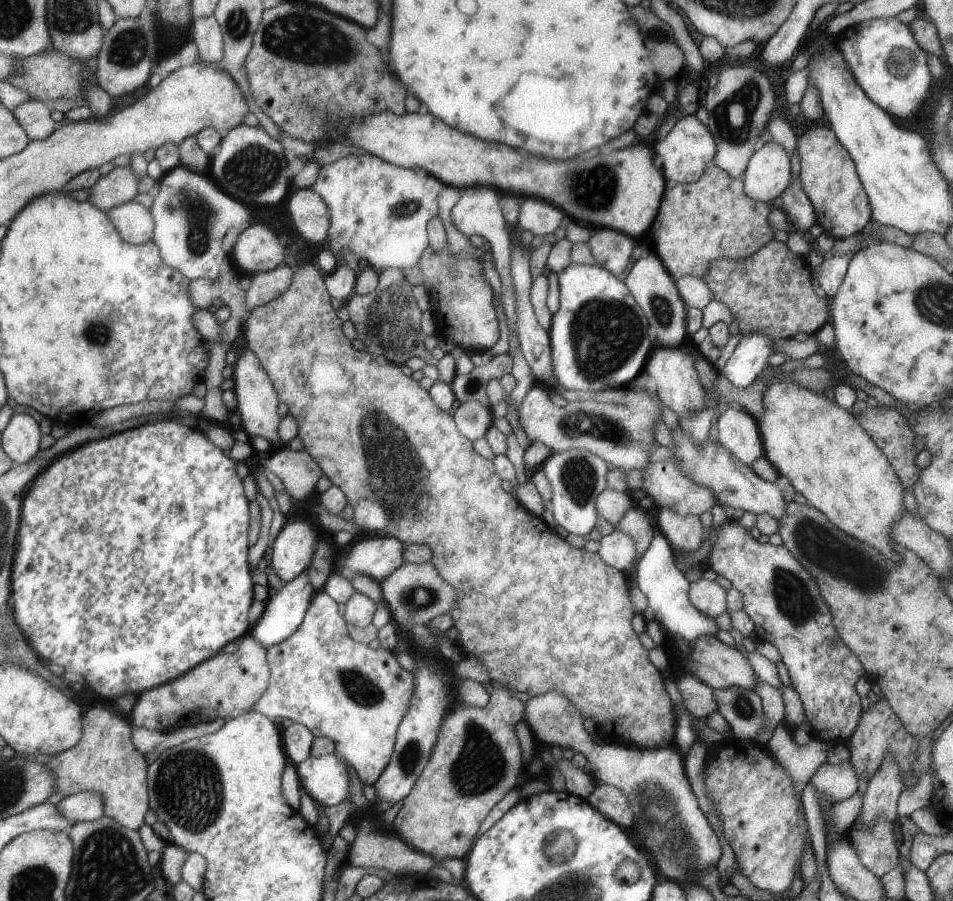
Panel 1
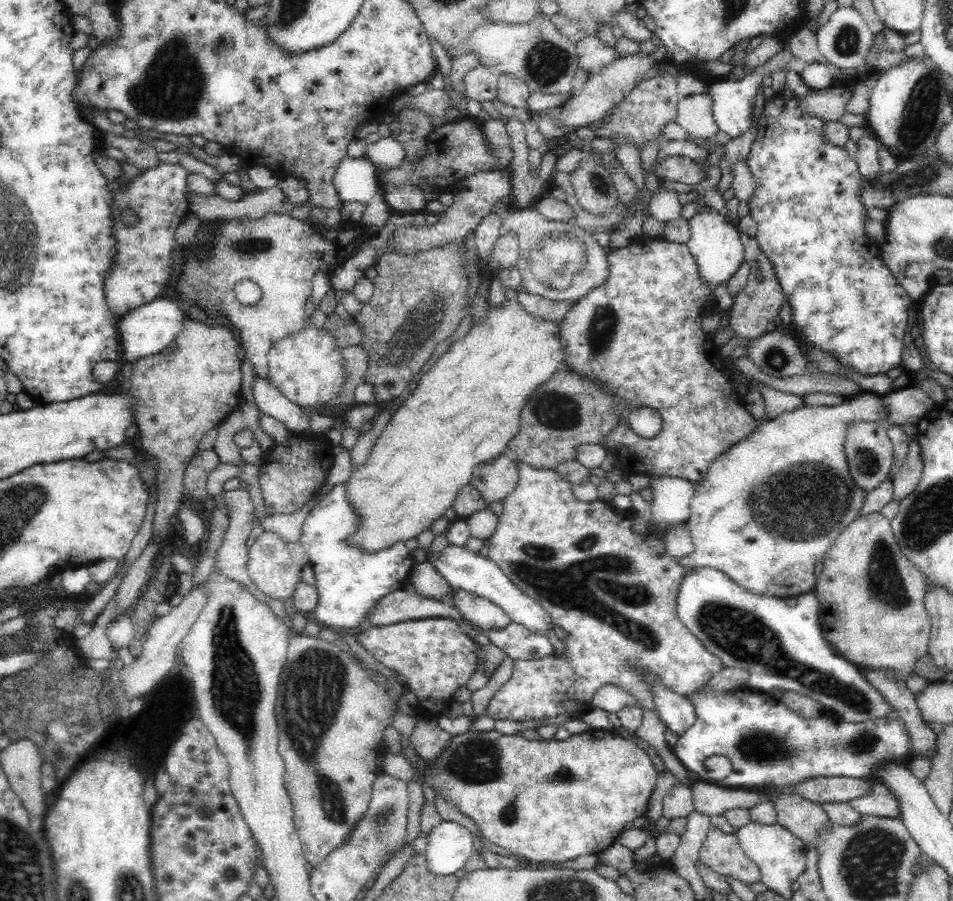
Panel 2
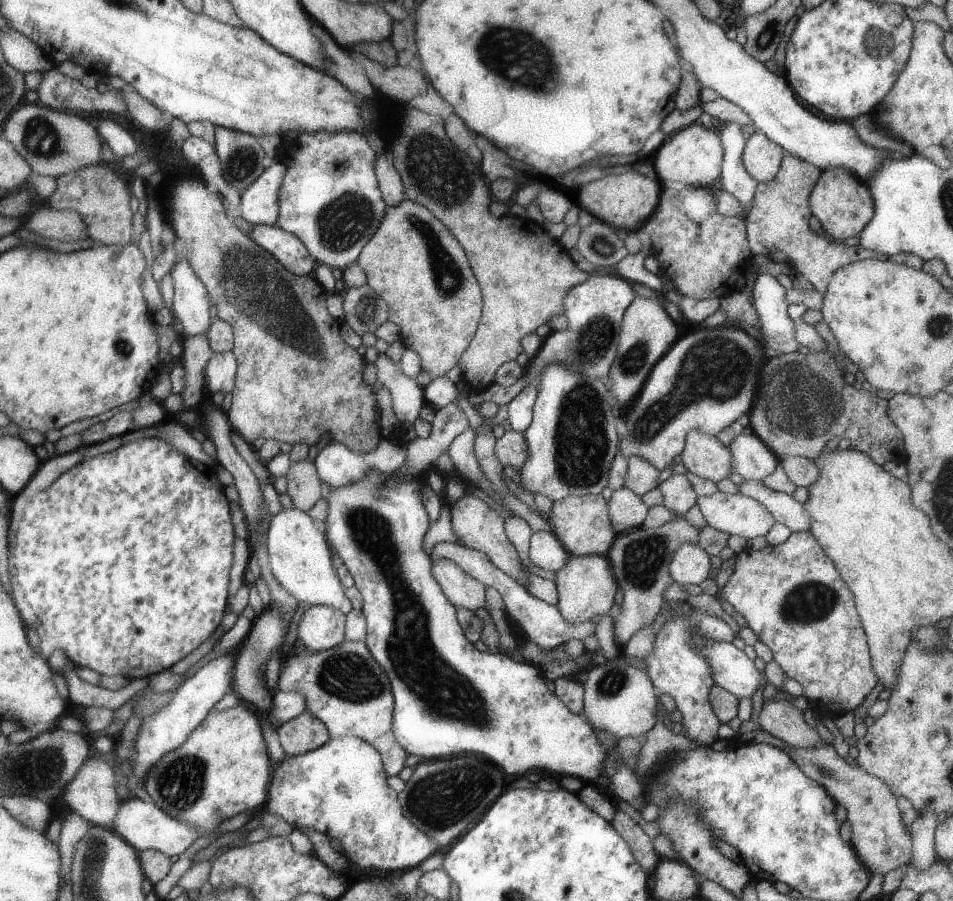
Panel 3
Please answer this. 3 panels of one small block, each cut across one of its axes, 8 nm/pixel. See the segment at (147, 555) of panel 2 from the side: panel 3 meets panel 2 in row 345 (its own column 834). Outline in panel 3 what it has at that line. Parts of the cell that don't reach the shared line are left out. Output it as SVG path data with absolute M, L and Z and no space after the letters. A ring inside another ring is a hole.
M841 169L823 170L810 196L811 214L822 224L820 231L833 240L846 240L860 234L875 216L875 197L870 186Z

